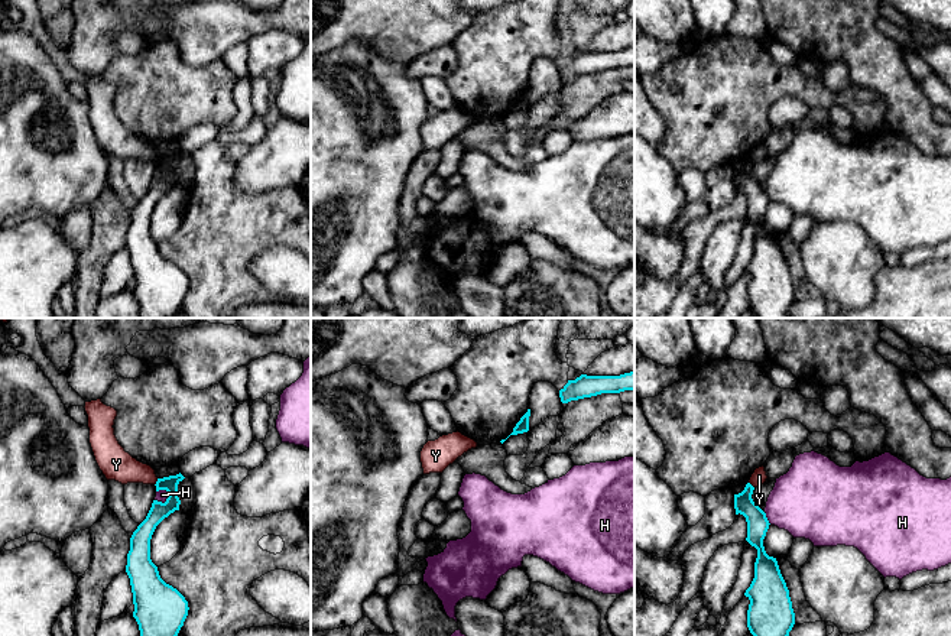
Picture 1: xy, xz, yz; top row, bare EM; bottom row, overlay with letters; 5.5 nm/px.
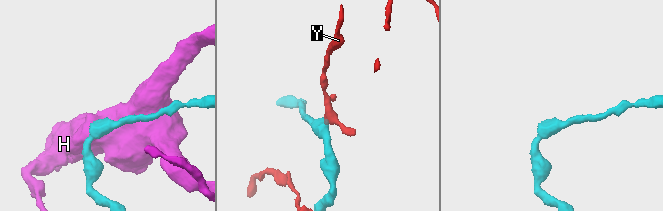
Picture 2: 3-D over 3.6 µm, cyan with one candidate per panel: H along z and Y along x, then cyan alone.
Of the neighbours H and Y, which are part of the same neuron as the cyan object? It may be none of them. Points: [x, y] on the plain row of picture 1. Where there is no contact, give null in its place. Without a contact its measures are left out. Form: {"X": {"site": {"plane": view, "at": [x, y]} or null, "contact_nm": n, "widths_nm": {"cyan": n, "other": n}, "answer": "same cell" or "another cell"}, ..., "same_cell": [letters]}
{"H": {"site": {"plane": "xy", "at": [165, 178]}, "contact_nm": 100, "widths_nm": {"cyan": 110, "other": 60}, "answer": "another cell"}, "Y": {"site": {"plane": "xy", "at": [156, 158]}, "contact_nm": 40, "widths_nm": {"cyan": 100, "other": 180}, "answer": "another cell"}, "same_cell": []}

